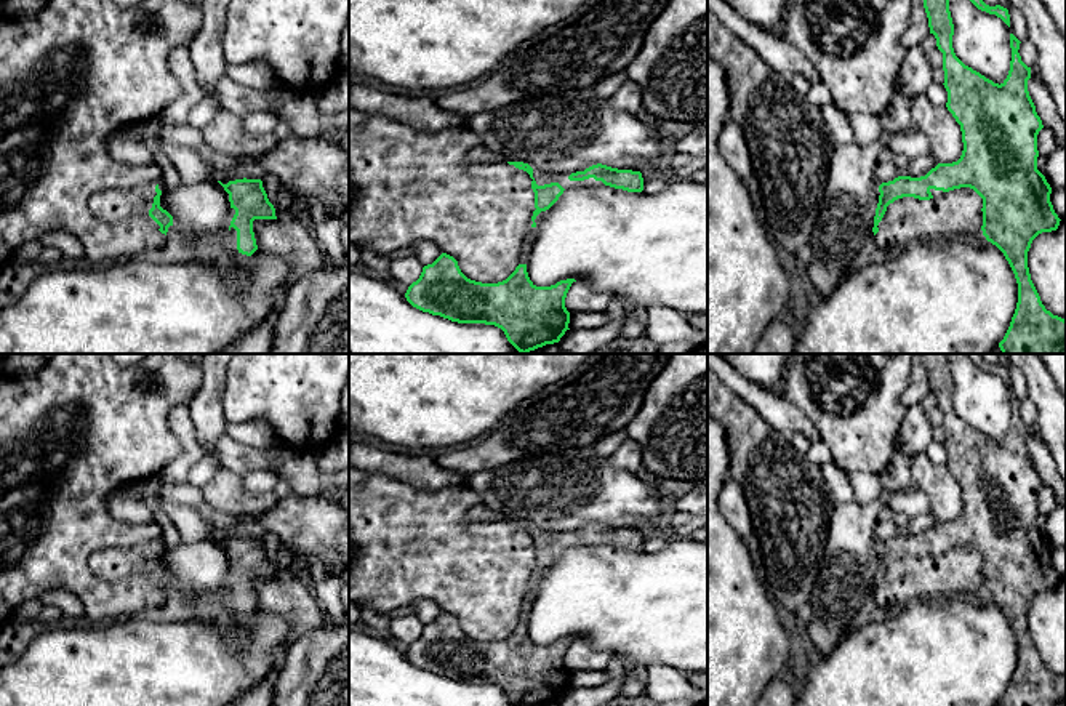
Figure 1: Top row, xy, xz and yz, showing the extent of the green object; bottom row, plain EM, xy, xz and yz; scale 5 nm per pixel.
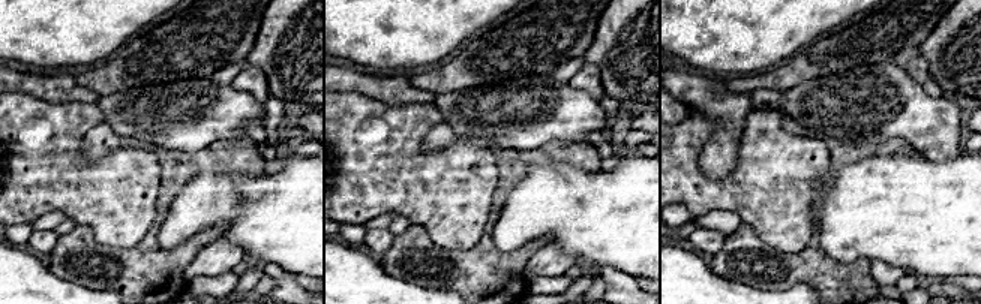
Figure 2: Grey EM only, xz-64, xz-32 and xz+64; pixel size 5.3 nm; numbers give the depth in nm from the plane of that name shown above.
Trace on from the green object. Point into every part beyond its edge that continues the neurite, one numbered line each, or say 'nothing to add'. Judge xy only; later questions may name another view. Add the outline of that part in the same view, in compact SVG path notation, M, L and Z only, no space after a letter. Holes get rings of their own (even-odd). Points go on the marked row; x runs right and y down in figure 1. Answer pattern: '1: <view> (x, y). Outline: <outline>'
1: xy (176, 248). Outline: M174 226L168 227L165 242L158 248L139 256L165 264L187 263L190 259L216 263L224 256L248 258L237 250L237 231L234 227L221 239L213 234L187 237Z

